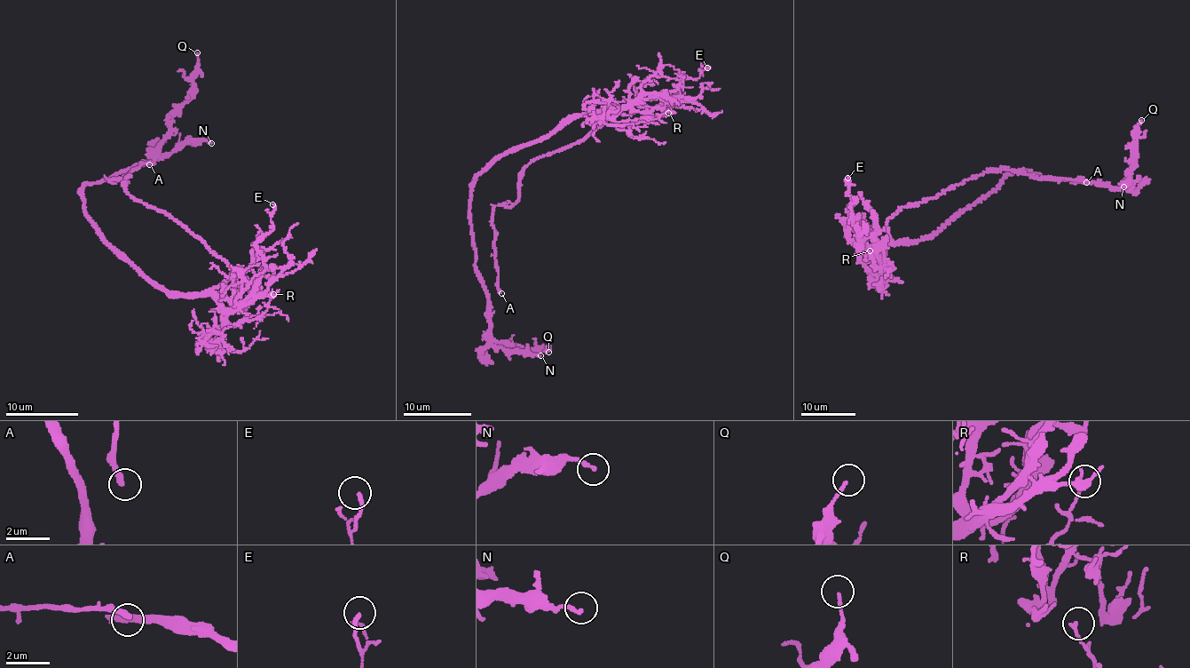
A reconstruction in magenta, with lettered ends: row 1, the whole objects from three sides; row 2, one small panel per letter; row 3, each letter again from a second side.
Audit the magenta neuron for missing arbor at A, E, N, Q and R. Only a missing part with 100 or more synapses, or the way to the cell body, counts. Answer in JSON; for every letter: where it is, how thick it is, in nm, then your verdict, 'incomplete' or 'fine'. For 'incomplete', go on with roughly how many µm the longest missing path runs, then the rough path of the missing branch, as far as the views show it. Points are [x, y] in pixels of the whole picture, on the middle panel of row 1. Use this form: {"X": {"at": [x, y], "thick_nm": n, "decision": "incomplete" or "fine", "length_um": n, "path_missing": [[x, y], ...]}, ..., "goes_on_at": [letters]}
{"A": {"at": [501, 293], "thick_nm": 280, "decision": "incomplete", "length_um": 25, "path_missing": [[501, 293], [503, 343], [515, 388], [529, 402], [543, 404], [547, 409]]}, "E": {"at": [707, 67], "thick_nm": 170, "decision": "fine"}, "N": {"at": [540, 355], "thick_nm": 180, "decision": "fine"}, "Q": {"at": [548, 352], "thick_nm": 140, "decision": "fine"}, "R": {"at": [668, 113], "thick_nm": 110, "decision": "fine"}, "goes_on_at": ["A"]}

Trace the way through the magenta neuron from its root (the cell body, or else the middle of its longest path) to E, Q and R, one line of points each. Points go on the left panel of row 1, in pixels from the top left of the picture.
E: (161, 285), (185, 295), (216, 296), (224, 309), (232, 309), (264, 268), (256, 243), (273, 228), (272, 204)
Q: (161, 285), (103, 242), (81, 190), (153, 161), (169, 116), (190, 98), (197, 52)
R: (161, 285), (185, 295), (211, 295), (224, 311), (225, 320), (233, 325), (256, 319), (267, 309), (273, 294)

